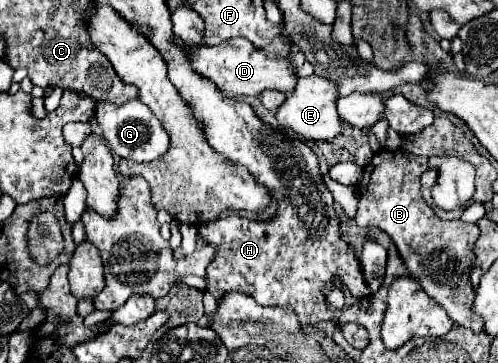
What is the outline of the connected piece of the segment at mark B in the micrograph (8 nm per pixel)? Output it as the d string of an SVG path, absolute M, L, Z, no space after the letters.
M380 151L364 167L364 177L358 187L358 227L378 227L390 235L398 253L422 289L462 327L482 331L482 319L472 313L474 289L470 285L474 243L480 237L478 225L450 223L434 215L420 195L420 175L430 169L430 159L416 157L404 151Z

